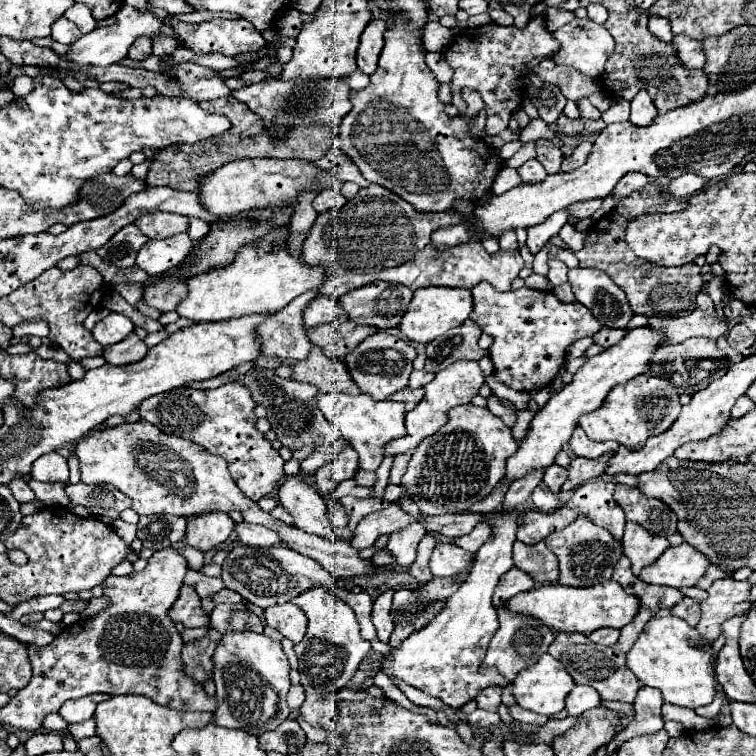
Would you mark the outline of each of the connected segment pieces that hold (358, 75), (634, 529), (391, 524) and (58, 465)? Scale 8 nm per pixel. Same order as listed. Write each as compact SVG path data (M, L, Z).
M357 69L355 73L351 73L351 75L347 75L345 79L347 79L347 85L349 85L353 91L359 91L359 89L363 89L363 87L369 83L369 77L363 75L359 69Z
M627 521L623 535L623 553L631 559L633 575L639 575L643 567L651 565L665 549L669 549L669 541L659 535L647 533L641 525Z
M391 503L389 507L375 511L375 513L369 513L367 517L363 517L359 521L357 535L353 537L351 545L357 551L361 551L365 547L371 547L379 535L383 535L383 533L389 535L391 531L407 527L407 523L413 523L413 521L417 521L413 515L399 511L399 507L395 503Z
M47 453L43 457L39 457L31 469L31 477L37 481L69 481L69 467L67 467L67 459L59 453Z

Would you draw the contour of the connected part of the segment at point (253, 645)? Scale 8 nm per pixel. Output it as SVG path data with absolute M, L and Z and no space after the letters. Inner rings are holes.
M245 631L245 633L225 633L217 651L215 651L215 685L217 685L217 709L213 713L213 723L219 727L227 727L227 729L247 729L249 733L255 733L259 737L259 733L265 731L275 731L291 713L291 709L287 707L285 695L291 687L289 681L289 661L281 649L281 643L253 633L253 631Z

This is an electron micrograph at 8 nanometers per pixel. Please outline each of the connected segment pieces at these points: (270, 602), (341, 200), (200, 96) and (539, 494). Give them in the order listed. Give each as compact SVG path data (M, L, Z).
M245 545L235 547L229 553L227 561L223 563L221 579L227 589L241 593L245 601L259 605L261 609L283 605L291 601L293 597L297 597L299 593L305 593L307 589L313 589L313 587L325 587L337 597L341 595L339 585L331 579L331 575L317 561L313 561L311 557L299 555L297 551L285 545L273 545L273 547L263 547L263 549L245 547Z
M325 189L325 191L321 191L317 197L315 197L315 201L313 201L313 209L317 211L317 213L325 213L325 211L333 211L333 209L339 209L339 207L343 207L347 203L347 199L341 195L341 191L339 189Z
M191 61L179 65L179 81L183 85L183 97L197 103L231 95L231 89L225 85L225 77Z
M539 483L539 487L533 491L531 501L535 505L535 509L539 509L541 513L553 513L559 505L557 505L557 497L547 489L547 485Z

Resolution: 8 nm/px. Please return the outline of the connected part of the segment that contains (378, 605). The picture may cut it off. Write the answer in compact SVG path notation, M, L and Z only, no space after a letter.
M385 591L383 595L379 595L379 599L373 603L373 625L377 629L377 637L383 643L389 643L389 635L393 629L393 617L391 617L391 599L393 599L393 591Z

